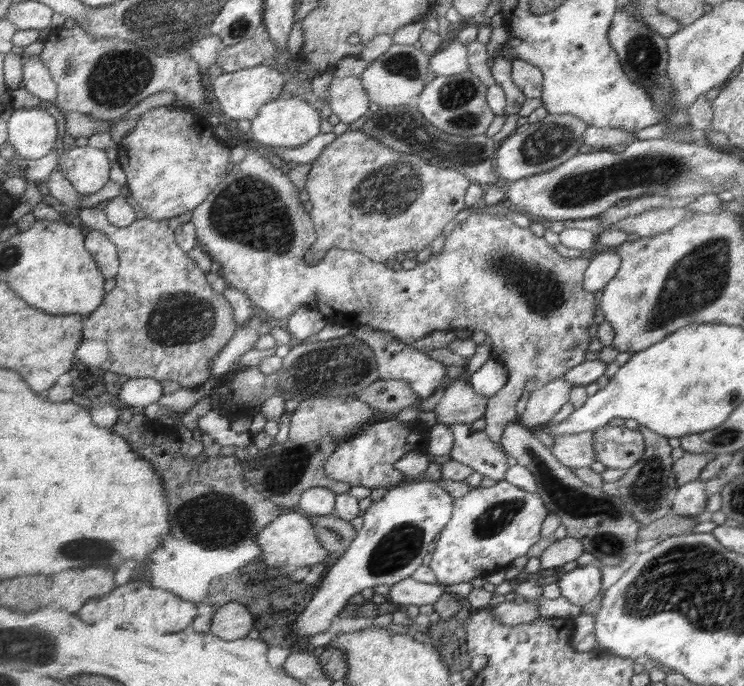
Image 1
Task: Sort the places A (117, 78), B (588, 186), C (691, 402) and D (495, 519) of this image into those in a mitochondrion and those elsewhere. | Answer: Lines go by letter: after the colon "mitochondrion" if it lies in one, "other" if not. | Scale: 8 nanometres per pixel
A: mitochondrion
B: mitochondrion
C: other
D: mitochondrion

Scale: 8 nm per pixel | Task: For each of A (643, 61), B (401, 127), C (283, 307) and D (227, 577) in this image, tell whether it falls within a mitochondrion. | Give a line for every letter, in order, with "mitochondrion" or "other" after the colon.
A: mitochondrion
B: mitochondrion
C: other
D: other

